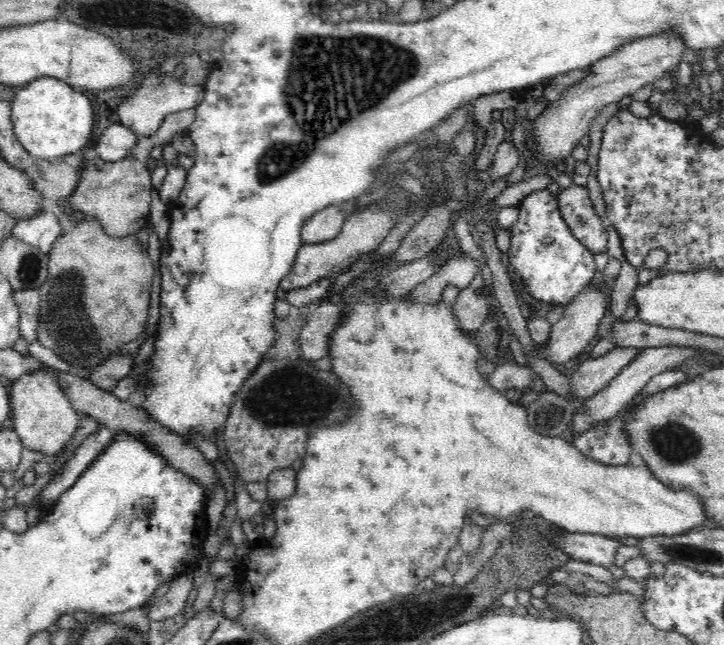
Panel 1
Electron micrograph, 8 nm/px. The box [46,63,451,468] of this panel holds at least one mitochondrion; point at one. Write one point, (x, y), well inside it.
(290, 395)

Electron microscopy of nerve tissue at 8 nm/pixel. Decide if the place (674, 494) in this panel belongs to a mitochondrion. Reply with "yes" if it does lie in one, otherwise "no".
no

